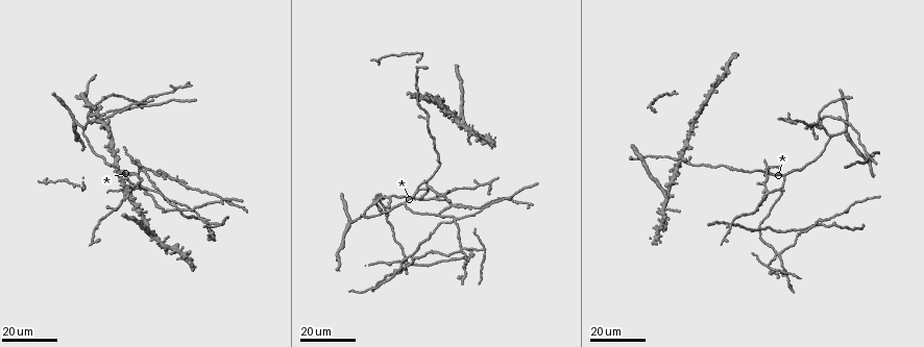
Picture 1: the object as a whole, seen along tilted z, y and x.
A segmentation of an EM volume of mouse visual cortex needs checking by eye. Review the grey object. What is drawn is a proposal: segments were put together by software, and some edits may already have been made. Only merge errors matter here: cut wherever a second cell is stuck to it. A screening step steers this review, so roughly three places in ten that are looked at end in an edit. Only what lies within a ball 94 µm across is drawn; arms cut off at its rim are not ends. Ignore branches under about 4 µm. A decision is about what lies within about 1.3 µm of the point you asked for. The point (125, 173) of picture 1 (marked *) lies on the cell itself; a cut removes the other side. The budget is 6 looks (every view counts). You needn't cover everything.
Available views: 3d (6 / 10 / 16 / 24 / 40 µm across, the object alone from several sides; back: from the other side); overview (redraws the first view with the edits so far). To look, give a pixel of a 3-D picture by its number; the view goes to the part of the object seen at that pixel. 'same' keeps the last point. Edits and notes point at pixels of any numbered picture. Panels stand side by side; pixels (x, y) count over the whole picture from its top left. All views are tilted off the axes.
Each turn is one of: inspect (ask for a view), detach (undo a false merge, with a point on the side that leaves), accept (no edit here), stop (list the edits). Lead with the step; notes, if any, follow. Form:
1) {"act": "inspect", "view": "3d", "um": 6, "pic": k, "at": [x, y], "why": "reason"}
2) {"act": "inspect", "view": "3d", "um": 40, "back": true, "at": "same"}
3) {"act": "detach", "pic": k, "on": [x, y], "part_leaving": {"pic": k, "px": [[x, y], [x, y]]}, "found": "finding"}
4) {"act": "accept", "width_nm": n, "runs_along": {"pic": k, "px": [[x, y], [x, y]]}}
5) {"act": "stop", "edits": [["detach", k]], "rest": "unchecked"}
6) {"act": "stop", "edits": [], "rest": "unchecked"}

{"act": "inspect", "view": "3d", "um": 24, "pic": 1, "at": [469, 129]}

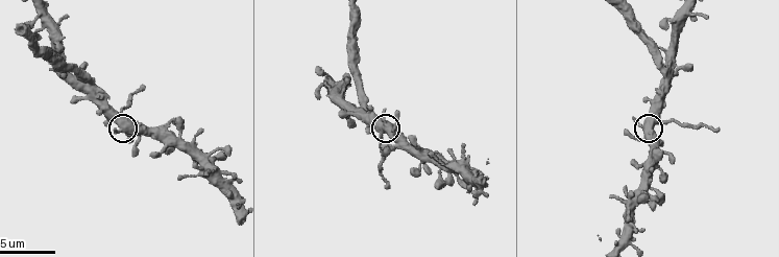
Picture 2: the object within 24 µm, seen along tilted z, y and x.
{"act": "inspect", "view": "3d", "um": 10, "pic": 2, "at": [658, 121], "why": "zoom in"}

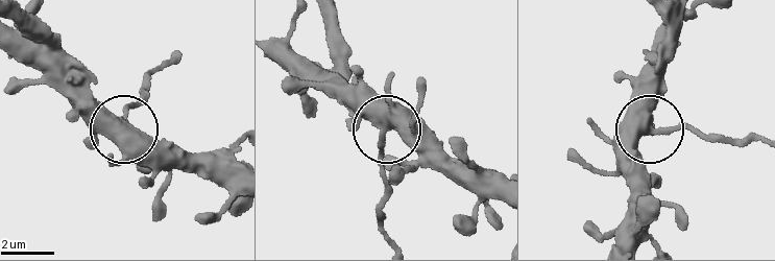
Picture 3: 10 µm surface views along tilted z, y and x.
{"act": "detach", "pic": 3, "on": [130, 105], "side_arm_um": 6, "found": "two cells meet here"}

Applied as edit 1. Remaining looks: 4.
{"act": "inspect", "view": "overview"}

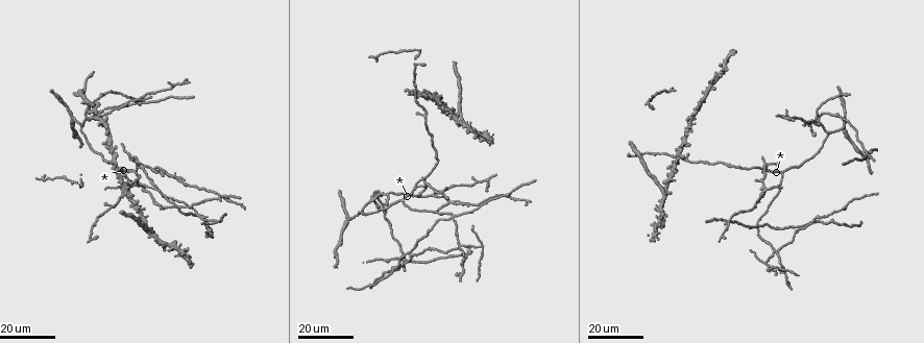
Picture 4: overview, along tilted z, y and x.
{"act": "inspect", "view": "3d", "um": 24, "pic": 4, "at": [454, 218]}

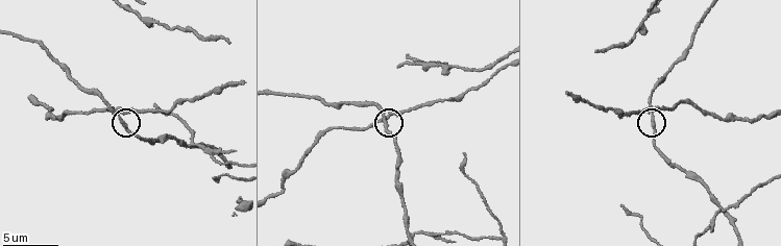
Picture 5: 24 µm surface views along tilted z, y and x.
{"act": "inspect", "view": "3d", "um": 10, "pic": 5, "at": [117, 116]}

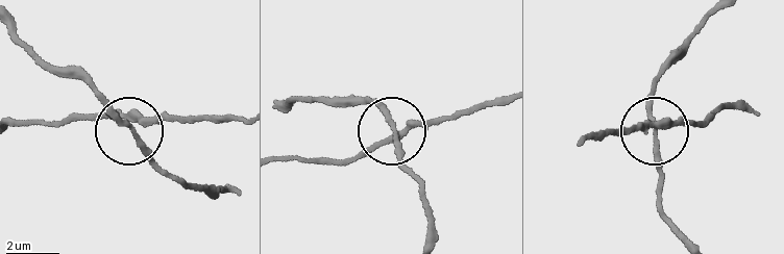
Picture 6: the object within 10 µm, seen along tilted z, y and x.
{"act": "accept", "runs_along": {"pic": 6, "px": [[705, 17], [656, 86], [657, 200]]}, "found": "continuous, no second cell"}

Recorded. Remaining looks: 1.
{"act": "inspect", "view": "3d", "um": 16, "pic": 5, "at": [191, 147], "why": "four arms meet"}

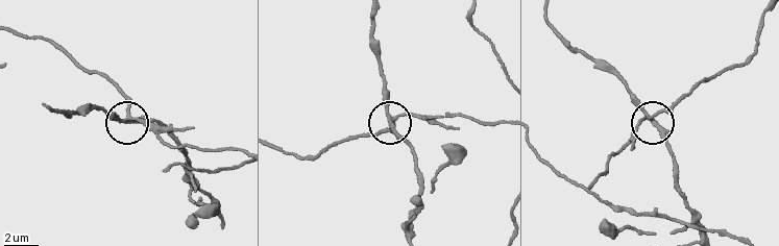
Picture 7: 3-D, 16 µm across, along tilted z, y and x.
{"act": "detach", "pic": 7, "on": [127, 97], "width_nm": 220, "part_leaving": {"pic": 7, "px": [[126, 119], [124, 97], [112, 80], [47, 41], [15, 31]]}, "found": "two cells meet here"}

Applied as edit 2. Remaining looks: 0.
{"act": "stop", "edits": [["detach", 3], ["detach", 7]], "rest": "unchecked"}

